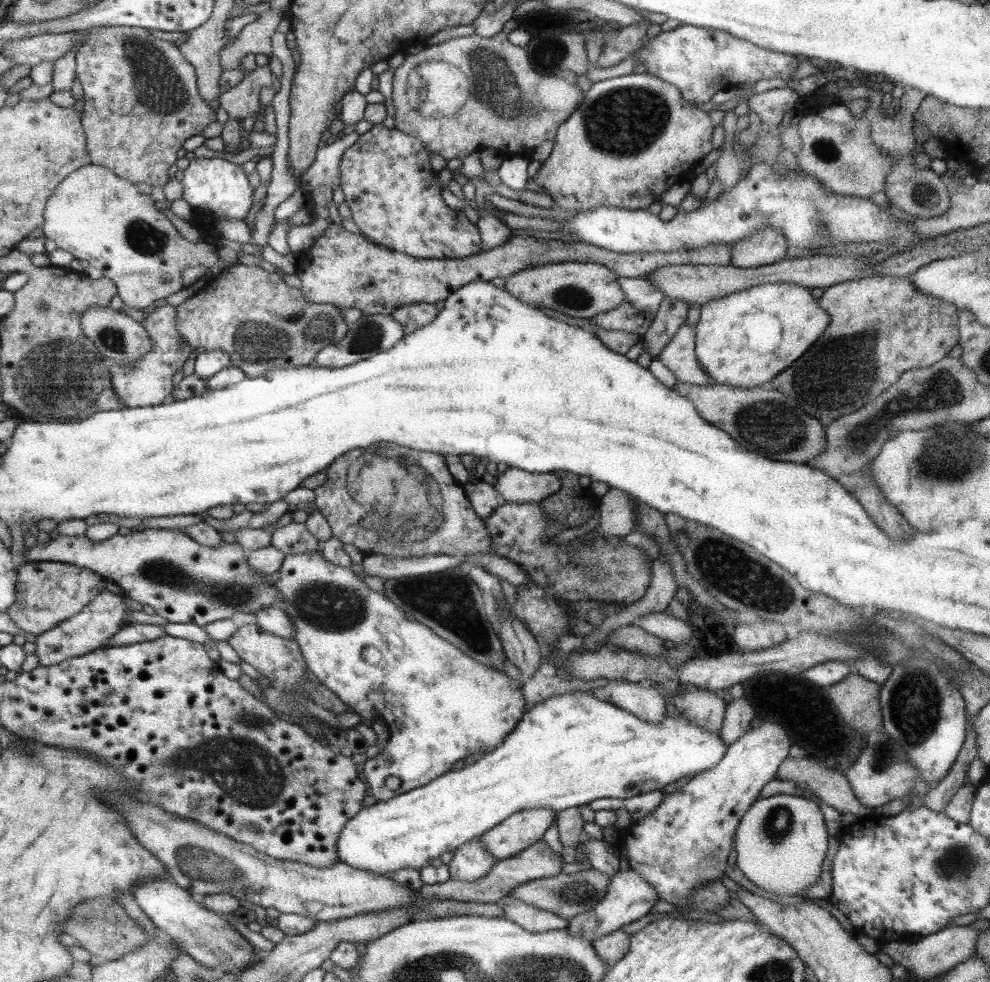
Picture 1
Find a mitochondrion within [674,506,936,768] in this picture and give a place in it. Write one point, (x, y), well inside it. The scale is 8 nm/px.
(724, 565)

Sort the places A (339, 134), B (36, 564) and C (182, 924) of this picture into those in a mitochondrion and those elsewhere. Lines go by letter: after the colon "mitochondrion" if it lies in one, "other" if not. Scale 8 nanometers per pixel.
A: other
B: other
C: other

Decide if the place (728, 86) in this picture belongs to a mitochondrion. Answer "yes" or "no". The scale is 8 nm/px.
no

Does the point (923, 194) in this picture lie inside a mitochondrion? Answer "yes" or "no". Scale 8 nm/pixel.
yes

